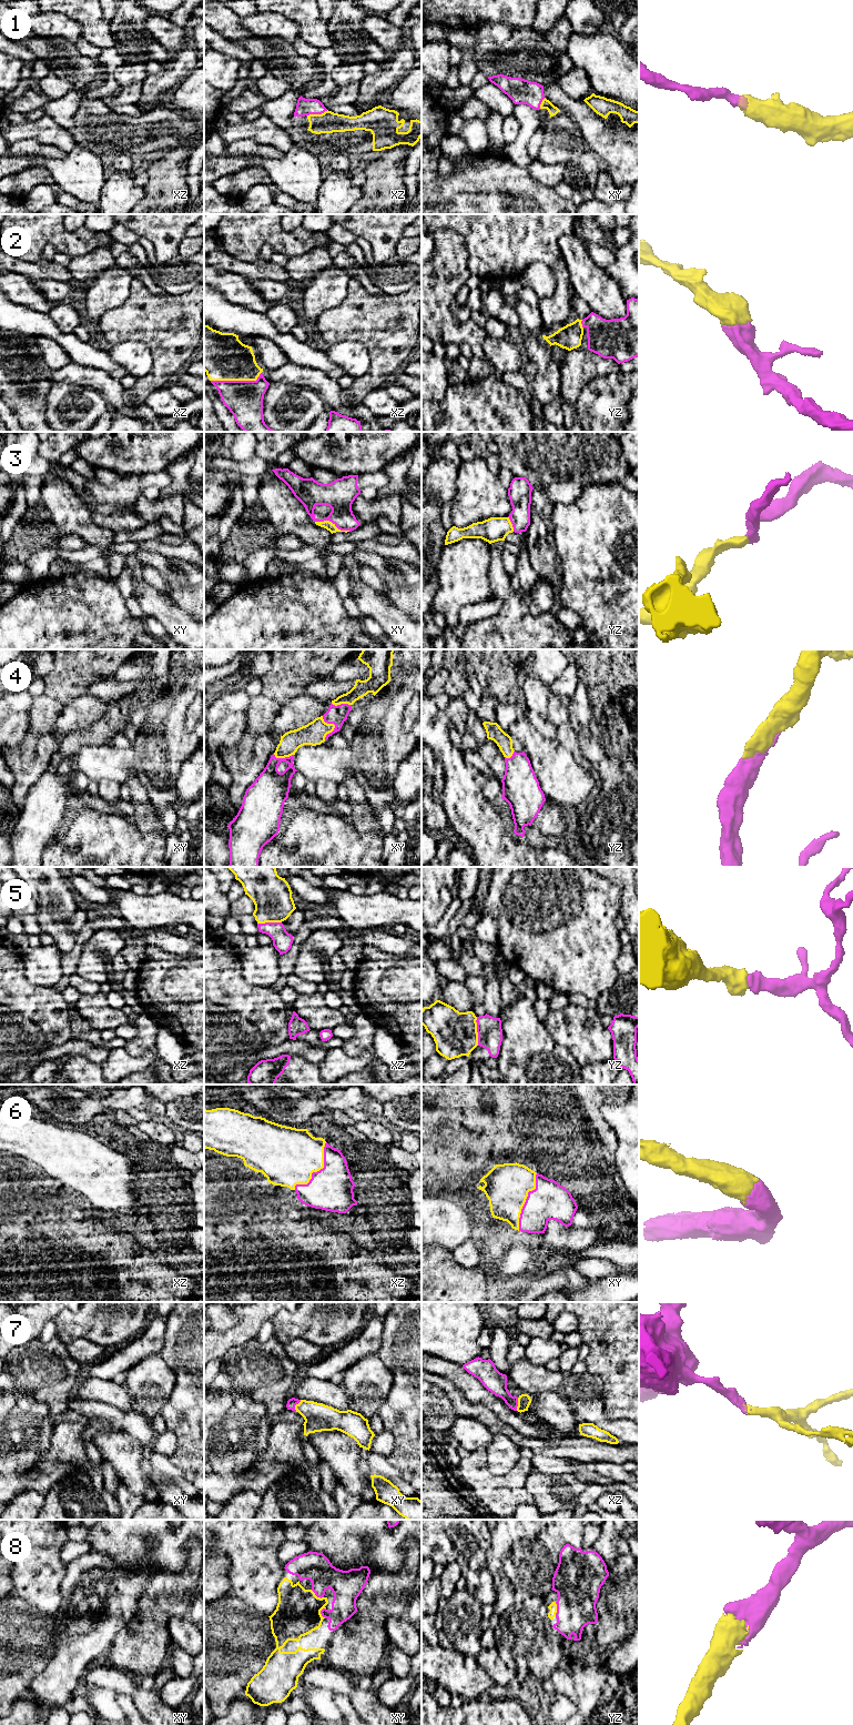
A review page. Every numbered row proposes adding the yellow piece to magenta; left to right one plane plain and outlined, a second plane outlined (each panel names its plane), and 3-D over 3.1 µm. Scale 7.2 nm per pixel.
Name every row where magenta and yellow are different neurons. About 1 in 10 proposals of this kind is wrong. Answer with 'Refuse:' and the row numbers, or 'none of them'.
Refuse: none of them

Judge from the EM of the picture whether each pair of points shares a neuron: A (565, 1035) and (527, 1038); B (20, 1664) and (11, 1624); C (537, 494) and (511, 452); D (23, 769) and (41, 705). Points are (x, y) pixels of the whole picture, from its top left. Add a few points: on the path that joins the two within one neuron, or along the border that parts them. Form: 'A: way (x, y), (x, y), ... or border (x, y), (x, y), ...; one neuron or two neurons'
A: border (542, 1021), (548, 1034), (571, 1052); two neurons
B: way (11, 1654), (11, 1634); one neuron
C: border (534, 487), (541, 488); two neurons
D: way (38, 754), (41, 720); one neuron

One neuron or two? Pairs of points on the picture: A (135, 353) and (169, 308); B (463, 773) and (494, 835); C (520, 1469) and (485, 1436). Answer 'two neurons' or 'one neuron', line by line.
A: two neurons
B: one neuron
C: two neurons

